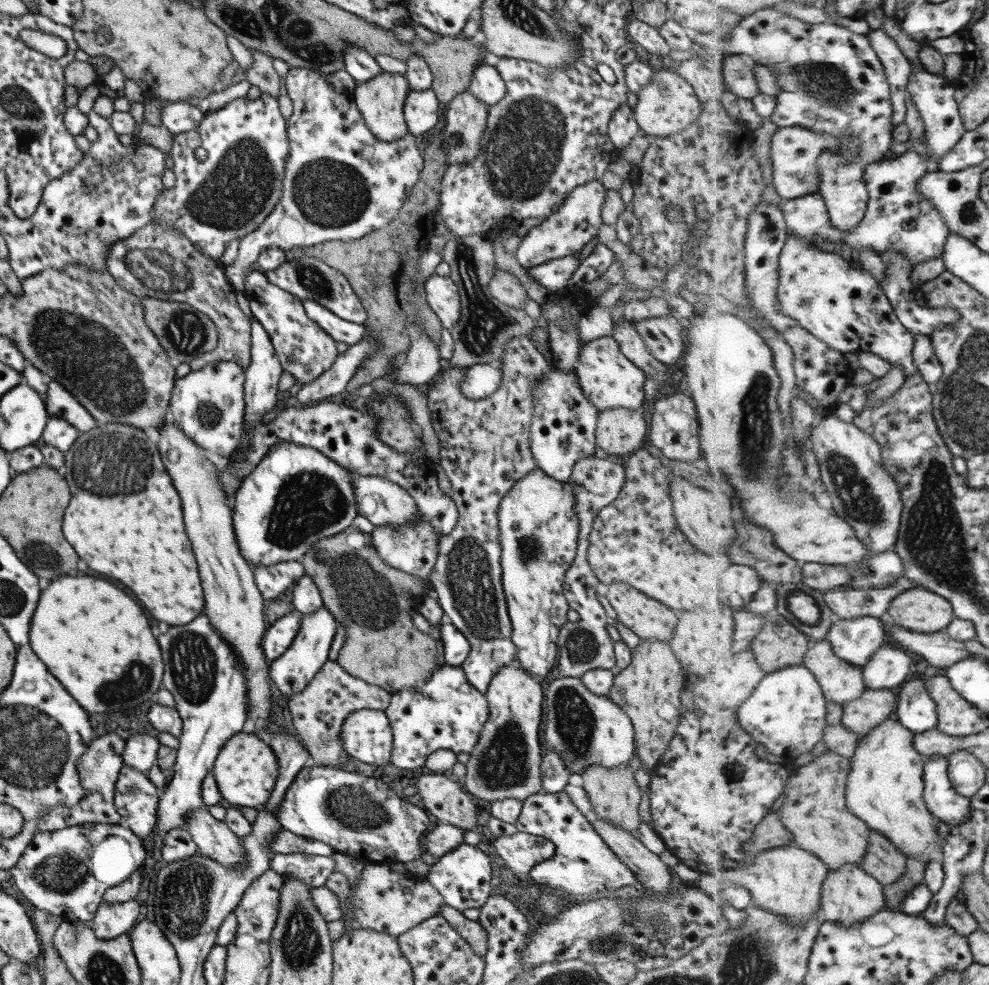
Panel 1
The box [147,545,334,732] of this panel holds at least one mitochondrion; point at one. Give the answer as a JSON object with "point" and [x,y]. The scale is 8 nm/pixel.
{"point":[189,652]}

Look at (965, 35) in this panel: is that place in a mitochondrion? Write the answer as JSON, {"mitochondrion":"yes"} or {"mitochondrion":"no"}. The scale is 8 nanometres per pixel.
{"mitochondrion":"no"}

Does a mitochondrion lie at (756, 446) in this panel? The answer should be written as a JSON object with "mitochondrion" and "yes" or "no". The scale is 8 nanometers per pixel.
{"mitochondrion":"yes"}

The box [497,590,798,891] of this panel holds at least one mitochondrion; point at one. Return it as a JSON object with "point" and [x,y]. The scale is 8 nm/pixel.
{"point":[574,724]}

